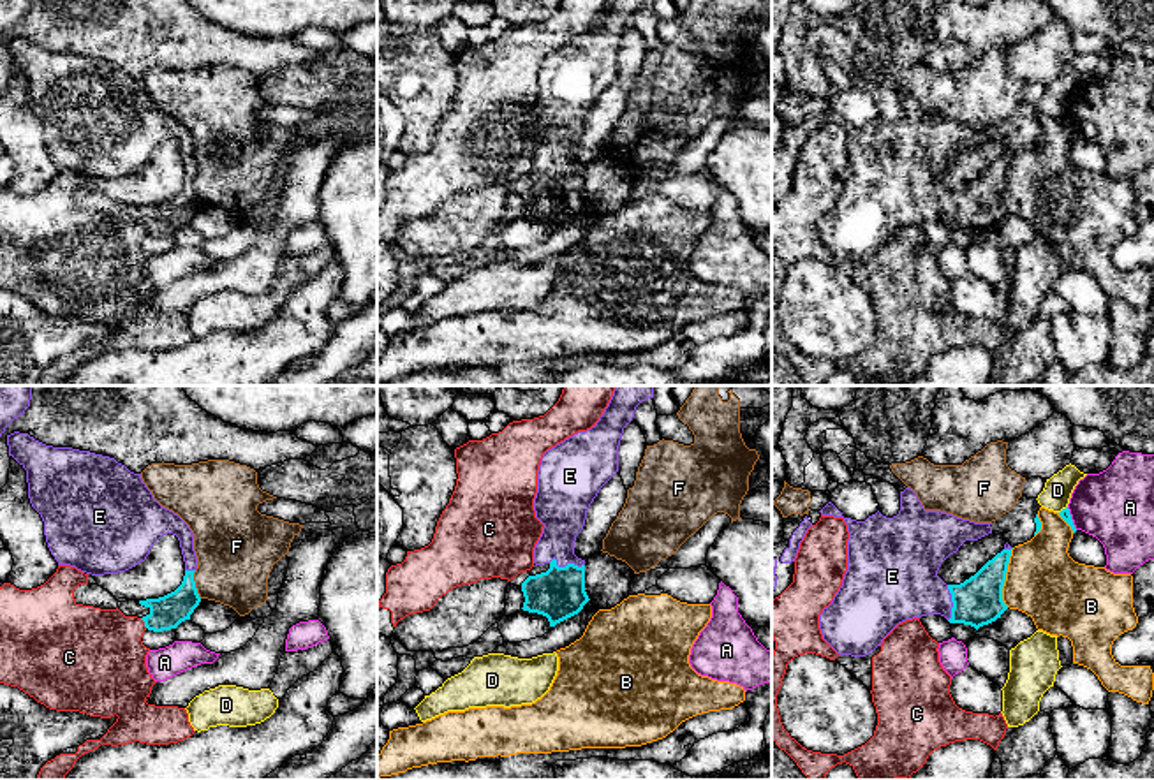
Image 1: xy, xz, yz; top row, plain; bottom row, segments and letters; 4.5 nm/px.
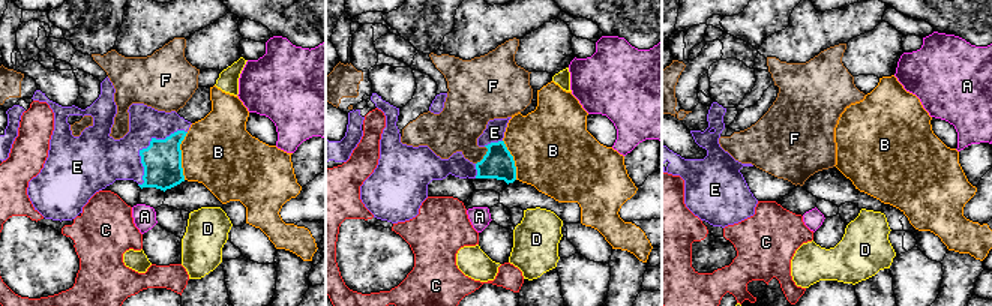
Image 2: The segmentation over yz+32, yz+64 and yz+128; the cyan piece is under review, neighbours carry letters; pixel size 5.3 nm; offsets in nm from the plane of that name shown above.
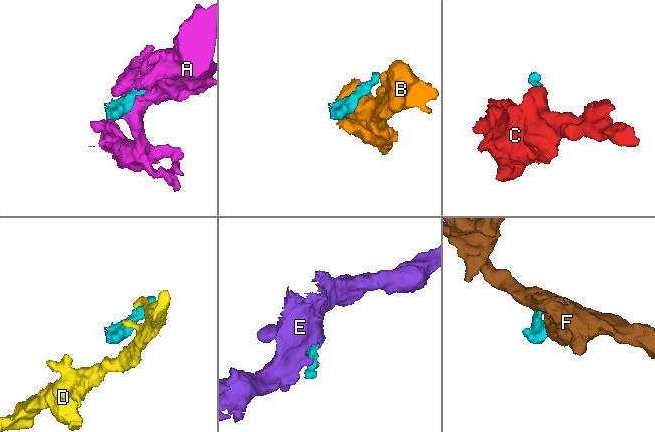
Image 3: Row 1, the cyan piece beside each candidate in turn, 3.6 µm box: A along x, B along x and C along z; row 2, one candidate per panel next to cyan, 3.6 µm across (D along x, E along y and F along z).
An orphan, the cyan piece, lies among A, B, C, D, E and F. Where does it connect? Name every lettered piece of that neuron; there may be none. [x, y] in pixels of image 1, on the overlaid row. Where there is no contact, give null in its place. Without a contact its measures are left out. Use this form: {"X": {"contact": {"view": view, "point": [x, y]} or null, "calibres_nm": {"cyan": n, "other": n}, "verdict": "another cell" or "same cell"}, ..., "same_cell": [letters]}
{"A": {"contact": {"view": "yz", "point": [1070, 518]}, "calibres_nm": {"cyan": 50, "other": 340}, "verdict": "another cell"}, "B": {"contact": {"view": "yz", "point": [1005, 578]}, "calibres_nm": {"cyan": 220, "other": 340}, "verdict": "another cell"}, "C": {"contact": {"view": "xy", "point": [145, 624]}, "calibres_nm": {"cyan": 150, "other": 400}, "verdict": "another cell"}, "D": {"contact": {"view": "yz", "point": [1063, 509]}, "calibres_nm": {"cyan": 50, "other": 130}, "verdict": "another cell"}, "E": {"contact": {"view": "xz", "point": [566, 566]}, "calibres_nm": {"cyan": 240, "other": 220}, "verdict": "same cell"}, "F": {"contact": {"view": "xy", "point": [194, 585]}, "calibres_nm": {"cyan": 150, "other": 360}, "verdict": "another cell"}, "same_cell": ["E"]}

